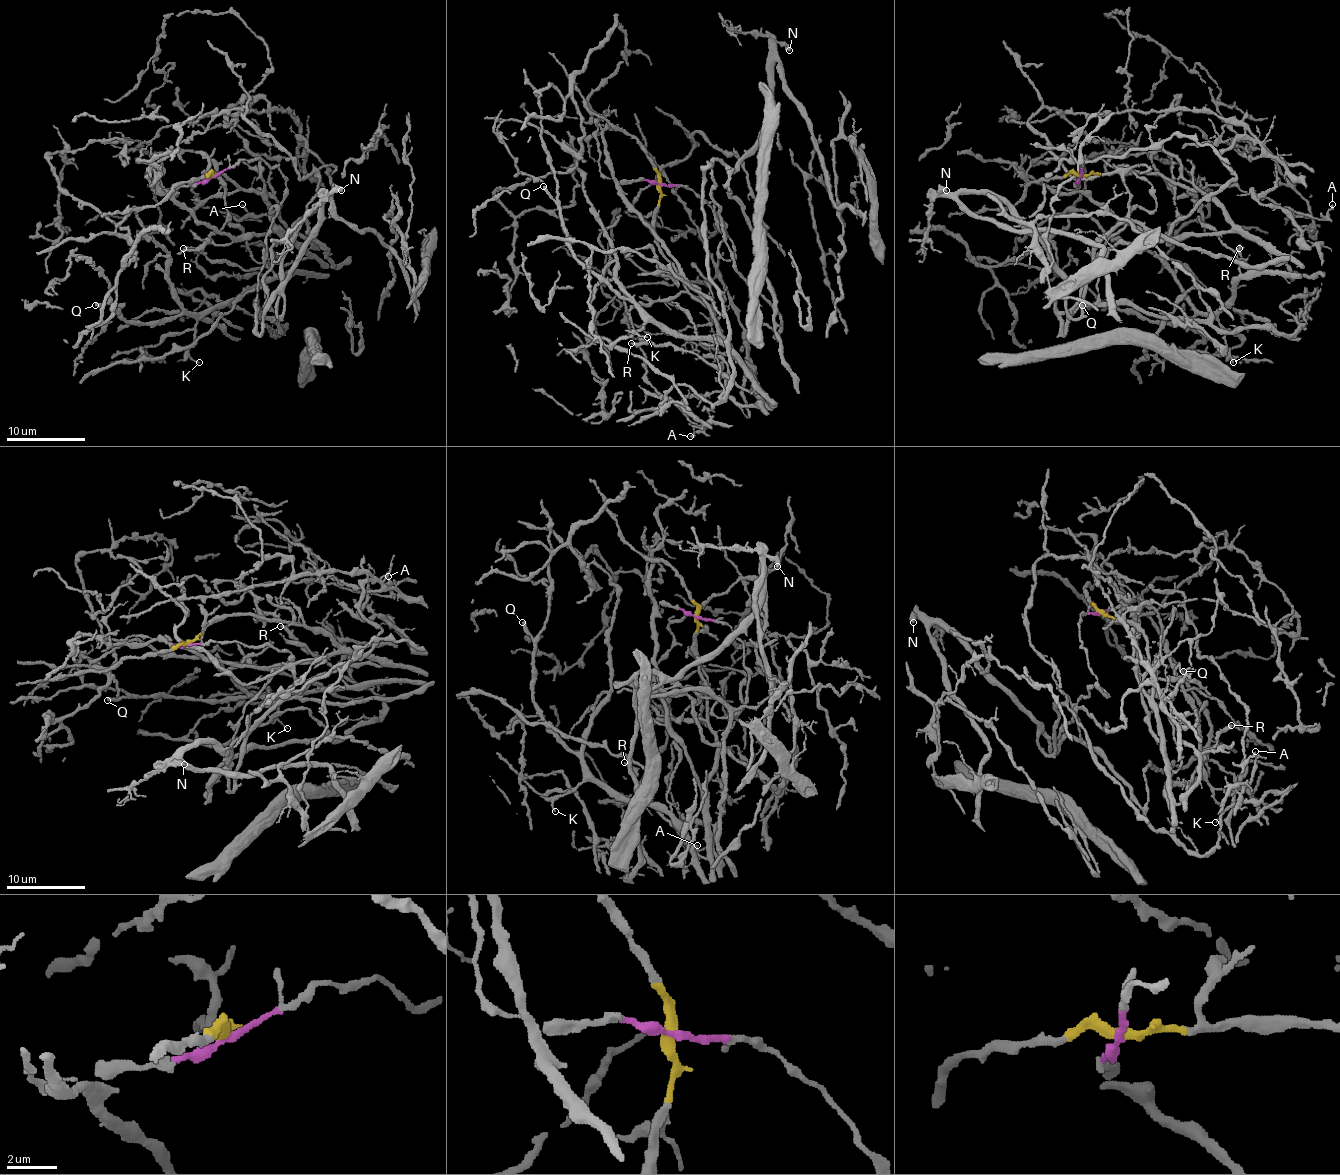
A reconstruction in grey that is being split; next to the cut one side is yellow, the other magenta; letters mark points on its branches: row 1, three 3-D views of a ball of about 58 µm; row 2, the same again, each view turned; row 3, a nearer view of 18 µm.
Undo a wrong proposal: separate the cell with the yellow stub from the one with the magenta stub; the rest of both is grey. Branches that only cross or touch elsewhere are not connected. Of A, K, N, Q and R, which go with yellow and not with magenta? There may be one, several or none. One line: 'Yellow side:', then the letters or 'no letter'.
Yellow side: K, Q, R

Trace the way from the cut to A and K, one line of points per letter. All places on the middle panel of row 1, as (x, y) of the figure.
A: (660, 185), (707, 202), (731, 259), (719, 159), (766, 226), (744, 167), (697, 131), (599, 238), (689, 437)
K: (660, 185), (654, 236), (660, 254), (768, 401), (727, 348), (646, 322), (636, 332), (648, 336)

